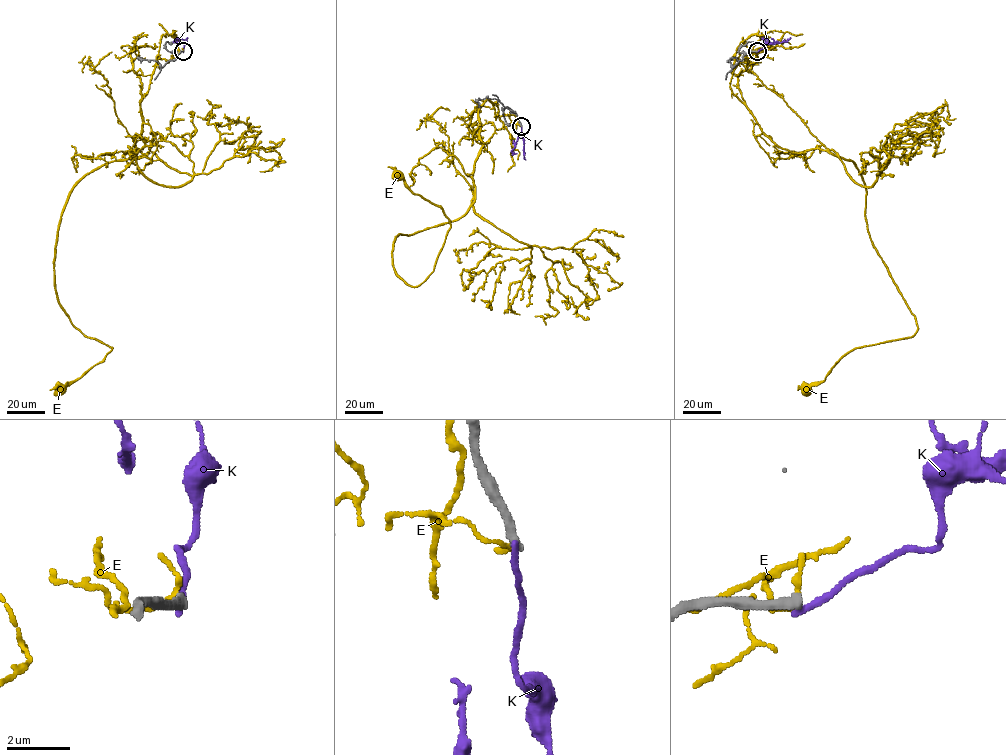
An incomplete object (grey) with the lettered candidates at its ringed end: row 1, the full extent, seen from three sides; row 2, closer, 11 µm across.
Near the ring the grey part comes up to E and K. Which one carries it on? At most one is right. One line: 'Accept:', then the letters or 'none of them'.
Accept: none of them

